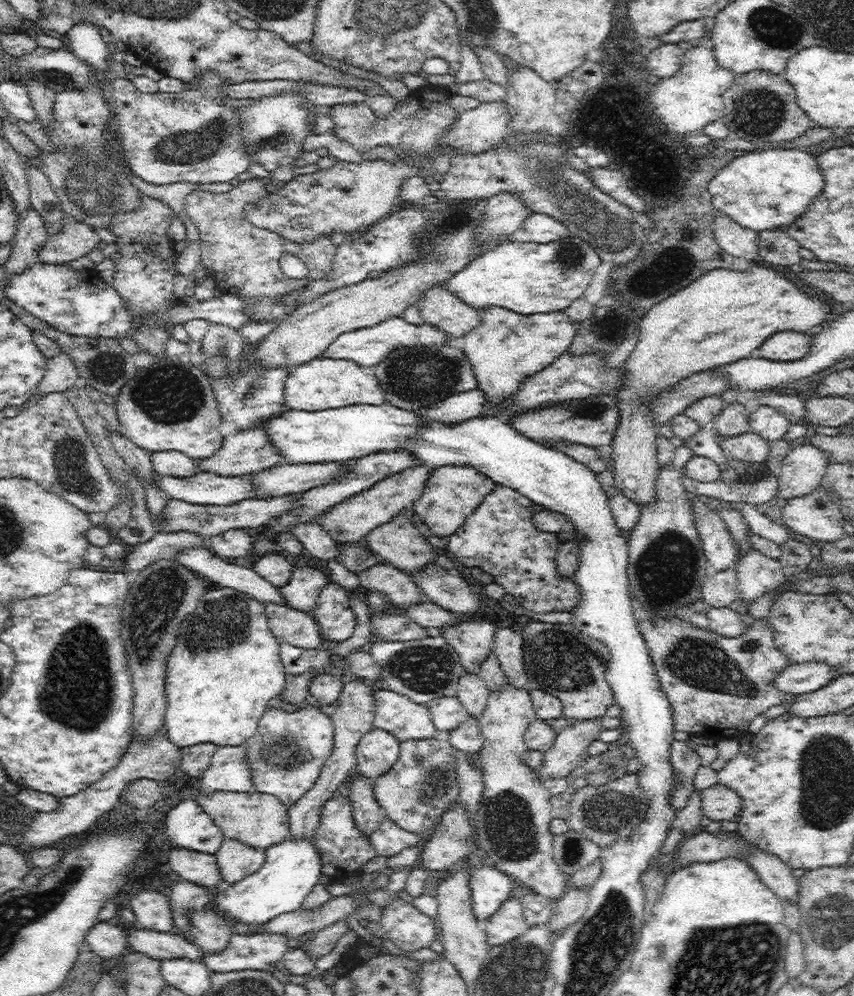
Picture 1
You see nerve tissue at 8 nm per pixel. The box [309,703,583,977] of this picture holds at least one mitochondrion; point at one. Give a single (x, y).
(508, 824)

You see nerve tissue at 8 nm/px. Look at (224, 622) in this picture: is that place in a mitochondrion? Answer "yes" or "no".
yes

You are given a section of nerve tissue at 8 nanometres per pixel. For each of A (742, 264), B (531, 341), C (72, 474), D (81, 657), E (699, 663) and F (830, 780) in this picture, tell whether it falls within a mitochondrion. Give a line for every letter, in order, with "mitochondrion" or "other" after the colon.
A: other
B: other
C: mitochondrion
D: mitochondrion
E: mitochondrion
F: mitochondrion

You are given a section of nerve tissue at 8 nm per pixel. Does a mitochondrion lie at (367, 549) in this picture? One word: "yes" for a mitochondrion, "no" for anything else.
no

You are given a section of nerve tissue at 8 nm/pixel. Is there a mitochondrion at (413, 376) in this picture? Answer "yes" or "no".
yes

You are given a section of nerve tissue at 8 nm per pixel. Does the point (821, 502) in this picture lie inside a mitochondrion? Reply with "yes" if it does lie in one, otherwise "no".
yes

